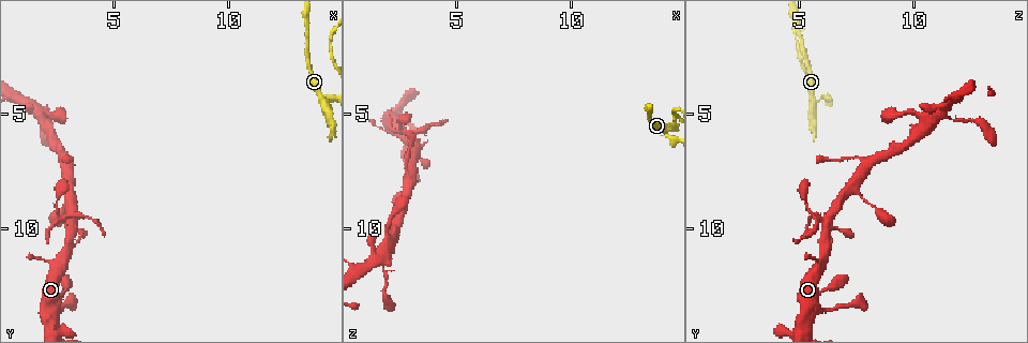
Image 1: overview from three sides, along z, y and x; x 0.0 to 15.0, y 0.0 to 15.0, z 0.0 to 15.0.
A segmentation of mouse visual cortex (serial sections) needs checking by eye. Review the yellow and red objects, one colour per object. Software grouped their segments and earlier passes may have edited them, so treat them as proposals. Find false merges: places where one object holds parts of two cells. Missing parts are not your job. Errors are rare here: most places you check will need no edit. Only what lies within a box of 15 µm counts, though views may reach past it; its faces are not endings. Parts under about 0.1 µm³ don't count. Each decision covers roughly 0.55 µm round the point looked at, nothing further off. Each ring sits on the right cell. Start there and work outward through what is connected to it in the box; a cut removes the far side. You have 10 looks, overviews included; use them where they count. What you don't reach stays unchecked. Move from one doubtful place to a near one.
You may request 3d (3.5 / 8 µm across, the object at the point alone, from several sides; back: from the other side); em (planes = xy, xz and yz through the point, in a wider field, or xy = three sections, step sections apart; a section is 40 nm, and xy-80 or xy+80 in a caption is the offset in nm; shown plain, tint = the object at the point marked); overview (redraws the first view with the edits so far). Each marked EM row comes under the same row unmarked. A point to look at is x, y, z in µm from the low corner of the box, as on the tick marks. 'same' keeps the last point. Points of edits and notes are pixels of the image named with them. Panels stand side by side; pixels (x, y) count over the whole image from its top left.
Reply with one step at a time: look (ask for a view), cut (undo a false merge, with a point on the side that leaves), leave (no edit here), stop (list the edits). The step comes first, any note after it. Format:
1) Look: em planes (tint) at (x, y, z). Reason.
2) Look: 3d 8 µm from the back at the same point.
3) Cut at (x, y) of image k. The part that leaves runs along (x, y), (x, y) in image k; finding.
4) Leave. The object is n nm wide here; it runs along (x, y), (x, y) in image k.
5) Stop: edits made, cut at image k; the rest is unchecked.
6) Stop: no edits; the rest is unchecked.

Look: 3d 3.5 µm at (3.1, 9.7, 6.1). Side arm on a straight run.

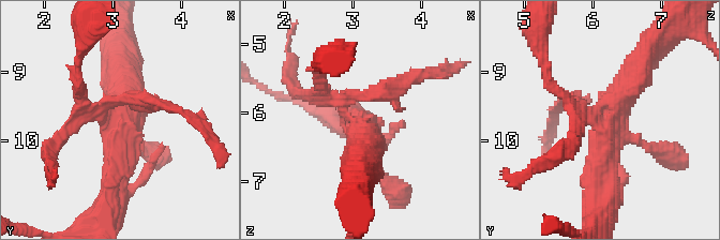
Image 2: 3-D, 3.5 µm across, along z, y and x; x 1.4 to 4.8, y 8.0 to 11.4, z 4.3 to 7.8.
Look: em xy step 2 (tint) at (3.15, 9.75, 6.20).

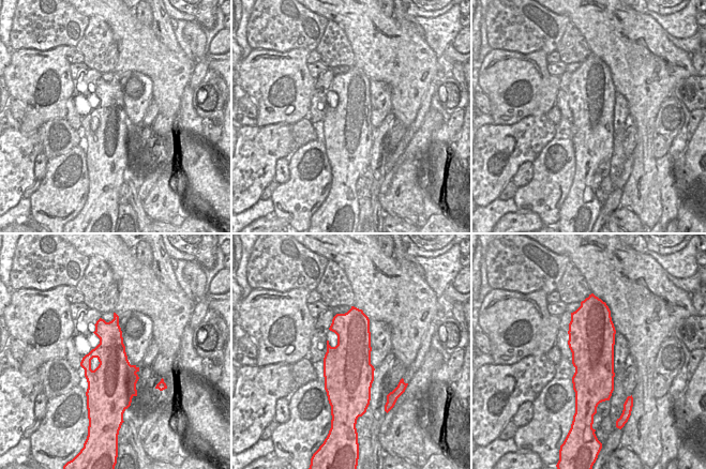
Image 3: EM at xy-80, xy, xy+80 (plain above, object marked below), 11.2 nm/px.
Cut at (561, 99) of image 2. The part that leaves runs along (588, 118), (550, 81), (539, 39) in image 2; a second cell is stuck on.

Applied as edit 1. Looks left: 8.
Look: overview.

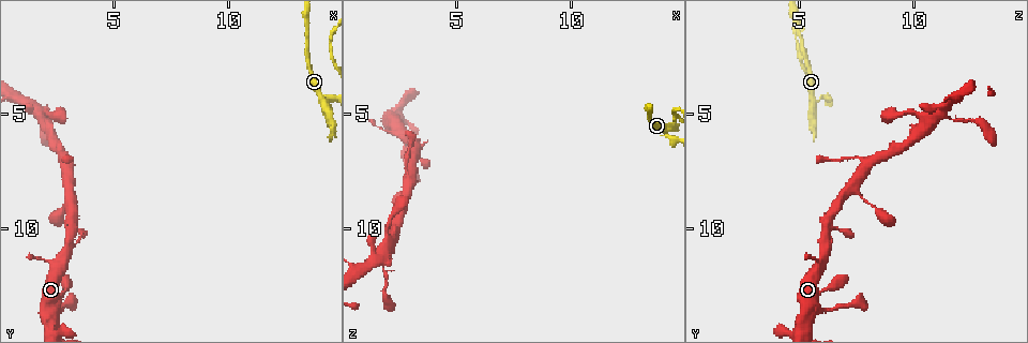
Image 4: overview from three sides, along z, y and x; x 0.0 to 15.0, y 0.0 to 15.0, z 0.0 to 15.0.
Look: 3d 3.5 µm at (3.0, 8.1, 7.3).

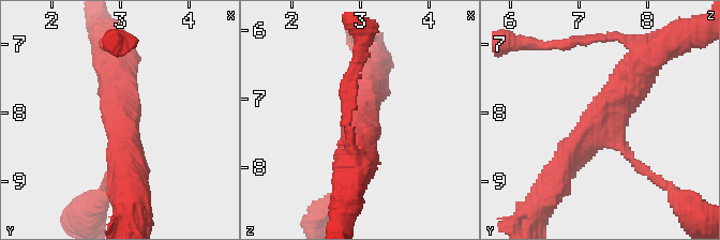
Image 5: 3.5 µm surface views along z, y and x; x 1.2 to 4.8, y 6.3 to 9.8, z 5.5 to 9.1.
Look: em xy step 5 (tint) at (3.05, 8.15, 7.30). 3 arms meet here; the arms are 150, 400, 500 nm wide; shape alone is not enough.

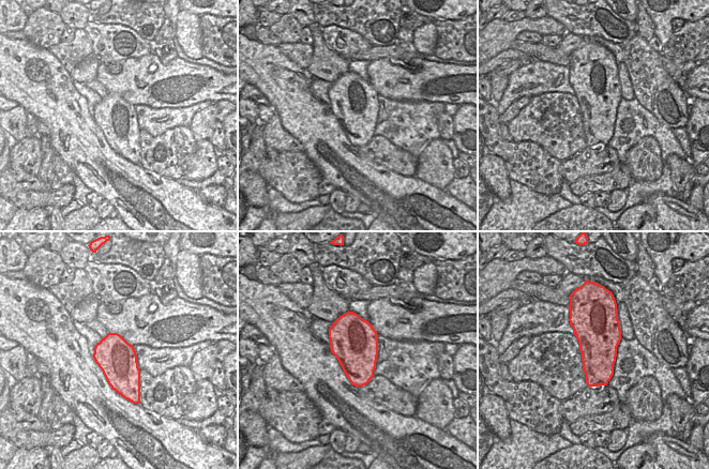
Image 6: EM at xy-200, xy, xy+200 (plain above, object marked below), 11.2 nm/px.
Leave. It runs along (556, 178), (641, 63) in image 5; one cell here.

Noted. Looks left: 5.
Look: 3d 8 µm at (14.3, 4.4, 6.0). Thin neck.

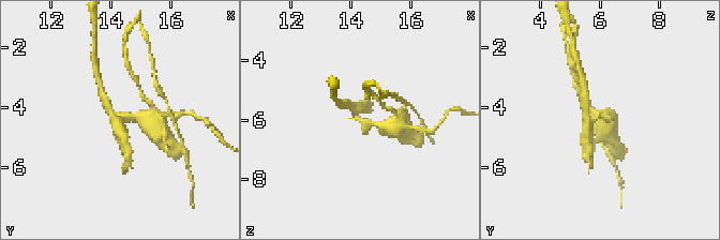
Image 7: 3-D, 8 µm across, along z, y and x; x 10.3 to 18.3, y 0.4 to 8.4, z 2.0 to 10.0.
Look: 3d 3.5 µm at (14.3, 4.4, 5.9). Zoom in.

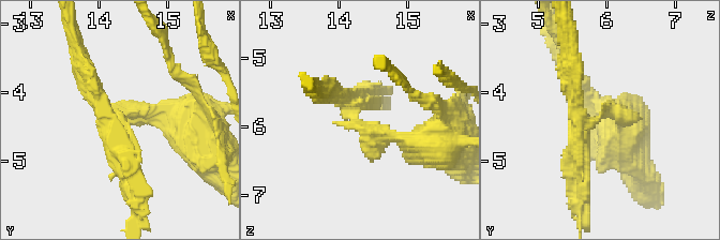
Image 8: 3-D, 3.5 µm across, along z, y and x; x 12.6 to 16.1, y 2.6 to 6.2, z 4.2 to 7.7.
Look: em xy step 3 (tint) at (14.35, 4.35, 5.95).

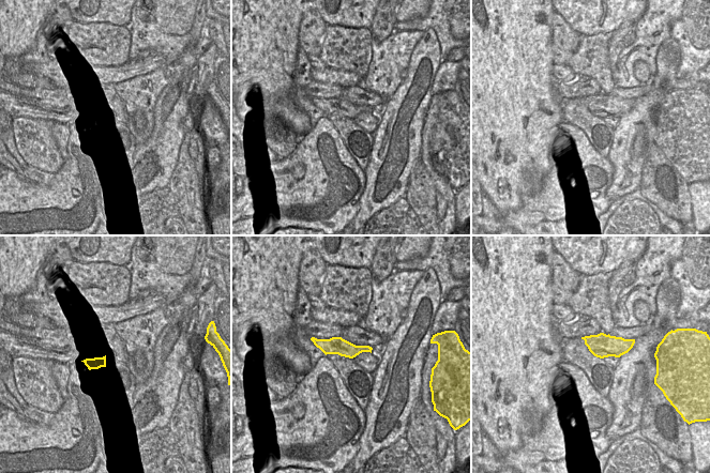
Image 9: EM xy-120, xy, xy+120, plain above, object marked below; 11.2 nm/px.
Cut at (377, 147) of image 8. The object is 190 nm wide here; the part that leaves runs along (358, 120), (398, 138), (404, 158) in image 8; a second cell is stuck on.

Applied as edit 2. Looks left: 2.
Stop: edits made, cut at image 2, cut at image 8; the rest is unchecked.

